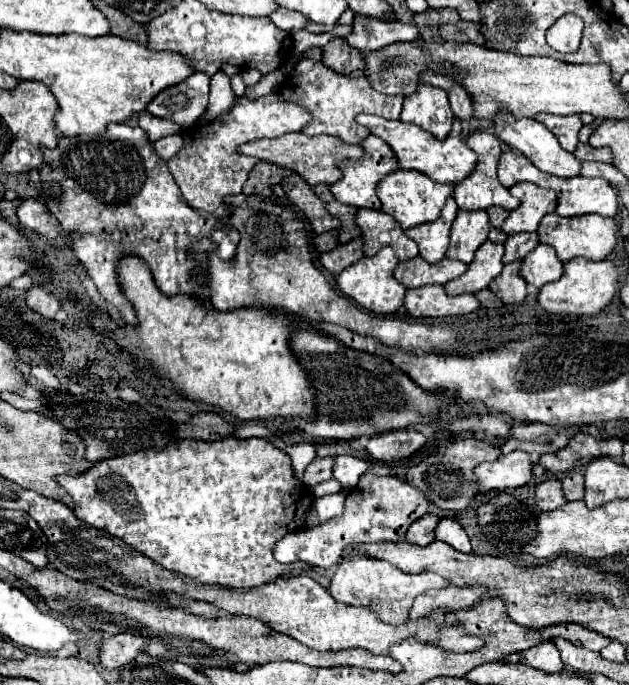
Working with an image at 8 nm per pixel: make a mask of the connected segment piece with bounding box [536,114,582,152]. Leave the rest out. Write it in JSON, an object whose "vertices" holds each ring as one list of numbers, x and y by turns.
{"vertices":[[548,114,546,118,536,118,540,124,544,124,560,142,560,146,566,152,574,152,578,144,578,130,582,128,580,116,554,116]]}

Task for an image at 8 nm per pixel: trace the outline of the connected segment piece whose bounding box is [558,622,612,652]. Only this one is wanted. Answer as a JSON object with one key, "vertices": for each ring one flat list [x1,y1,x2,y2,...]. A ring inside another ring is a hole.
{"vertices":[[566,622,566,624,558,624,558,626,562,630,564,640,570,640,572,644,594,650,594,652,600,652,604,646,608,646,612,642,612,638,606,638,606,636,602,636,602,634,598,634,594,630,588,630,584,626,580,626,580,624]]}

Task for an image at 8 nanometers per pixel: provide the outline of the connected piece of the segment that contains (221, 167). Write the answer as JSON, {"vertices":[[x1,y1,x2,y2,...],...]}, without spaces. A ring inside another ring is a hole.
{"vertices":[[276,92,256,100,242,96,234,102,228,114,222,114,212,122,198,122,196,126,186,128,182,132,184,146,168,160,168,168,174,174,184,200,192,208,212,214,226,196,242,192,242,184,248,180,248,174,256,164,254,158,238,154,240,144,260,138,276,138,288,132,300,132,306,122,310,122,310,112,294,106,292,102,280,102]]}

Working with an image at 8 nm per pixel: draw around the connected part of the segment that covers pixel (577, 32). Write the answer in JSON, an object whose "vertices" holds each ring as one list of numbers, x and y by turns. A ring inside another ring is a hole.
{"vertices":[[566,14,550,26,546,38,548,44,558,52,576,52,580,46,584,22,576,14]]}

